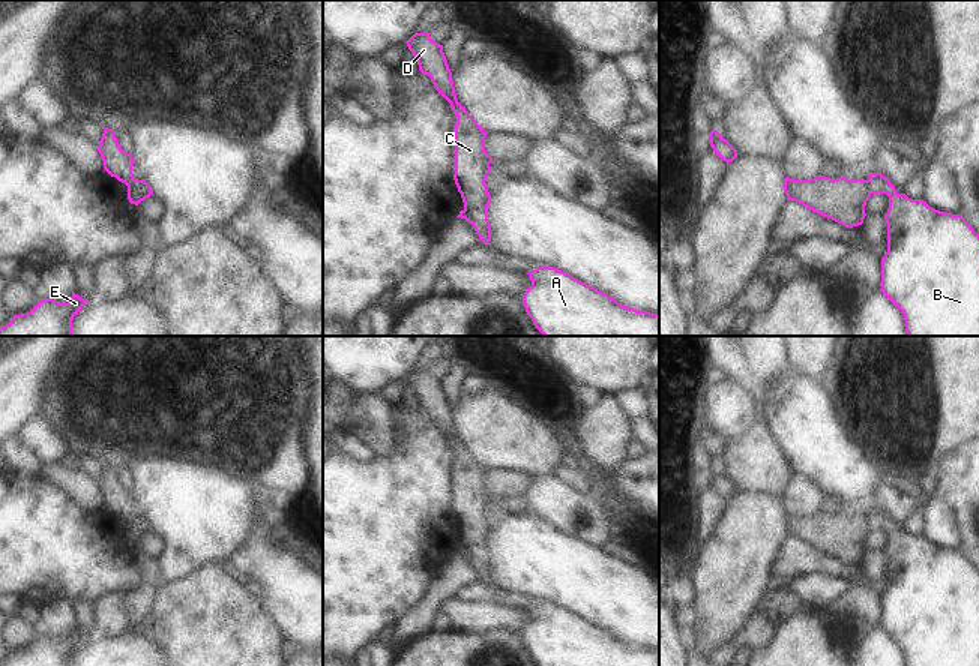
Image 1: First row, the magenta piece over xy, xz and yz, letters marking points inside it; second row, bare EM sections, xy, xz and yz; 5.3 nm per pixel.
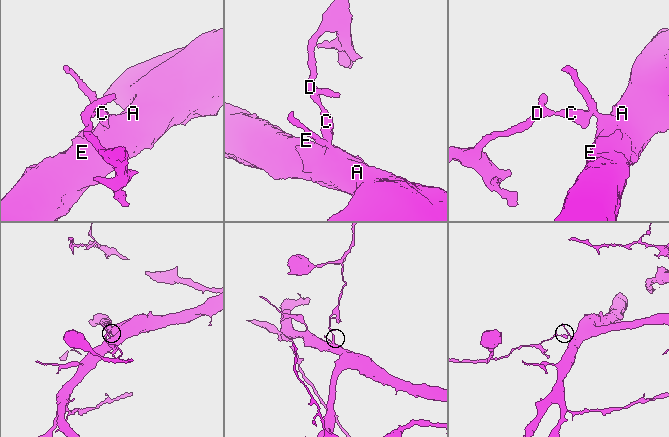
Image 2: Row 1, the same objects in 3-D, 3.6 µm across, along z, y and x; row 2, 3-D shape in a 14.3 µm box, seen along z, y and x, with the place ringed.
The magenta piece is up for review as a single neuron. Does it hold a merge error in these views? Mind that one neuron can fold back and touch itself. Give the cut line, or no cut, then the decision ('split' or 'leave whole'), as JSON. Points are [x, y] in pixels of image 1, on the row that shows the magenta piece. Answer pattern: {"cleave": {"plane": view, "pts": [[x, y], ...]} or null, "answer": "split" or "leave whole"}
{"cleave": {"plane": "xz", "pts": [[464, 207], [487, 210]]}, "answer": "split"}

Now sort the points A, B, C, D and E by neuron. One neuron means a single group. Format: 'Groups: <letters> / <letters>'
Groups: A B E / C D.

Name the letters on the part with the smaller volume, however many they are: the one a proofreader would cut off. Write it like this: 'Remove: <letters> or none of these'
Remove: C, D

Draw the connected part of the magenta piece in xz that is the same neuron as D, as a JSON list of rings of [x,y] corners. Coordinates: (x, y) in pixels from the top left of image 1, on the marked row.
[[[414,33],[405,44],[416,57],[419,70],[431,78],[435,90],[450,104],[456,116],[453,180],[464,208],[488,210],[491,195],[485,180],[491,174],[493,158],[485,150],[486,132],[456,99],[443,45],[432,40],[429,33]]]

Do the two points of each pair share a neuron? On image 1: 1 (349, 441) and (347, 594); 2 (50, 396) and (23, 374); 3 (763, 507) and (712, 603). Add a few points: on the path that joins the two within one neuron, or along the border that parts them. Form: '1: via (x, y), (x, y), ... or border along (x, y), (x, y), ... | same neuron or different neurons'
1: border along (338, 447), (362, 461), (373, 461), (376, 458) | different neurons
2: border along (48, 387), (42, 398) | different neurons
3: via (750, 531), (730, 569), (728, 579) | same neuron

